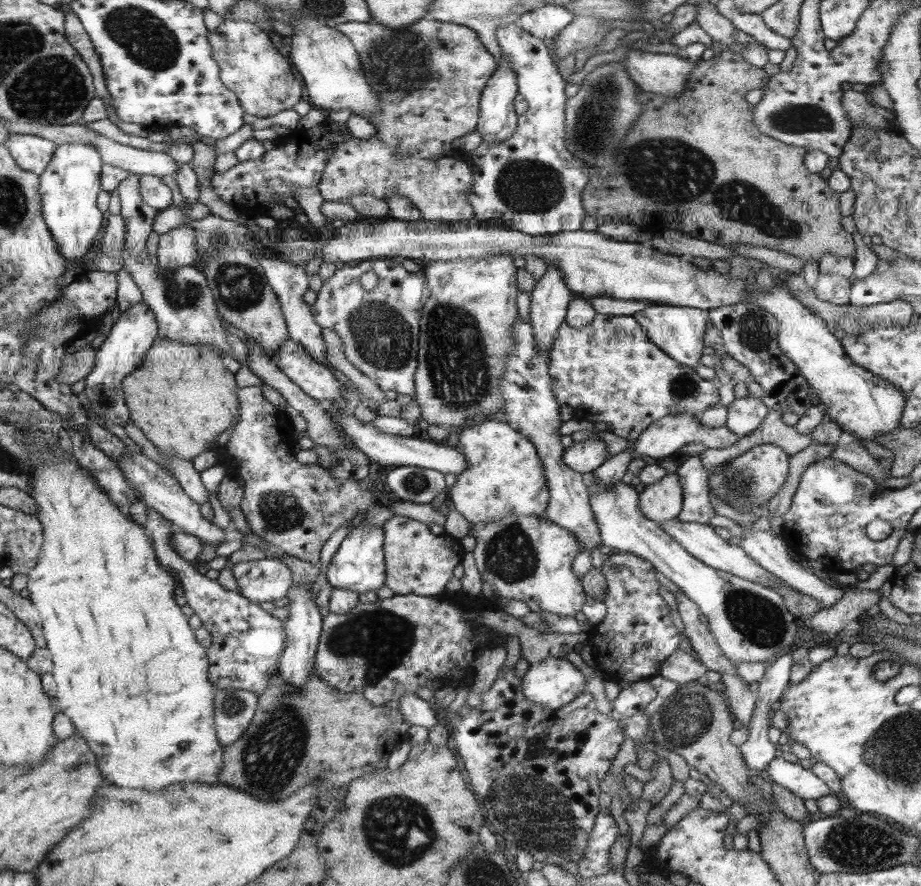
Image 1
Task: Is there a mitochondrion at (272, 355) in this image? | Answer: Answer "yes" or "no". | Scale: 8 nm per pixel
no

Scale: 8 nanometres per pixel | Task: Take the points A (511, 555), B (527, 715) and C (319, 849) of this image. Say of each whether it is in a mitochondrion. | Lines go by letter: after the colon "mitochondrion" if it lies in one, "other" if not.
A: mitochondrion
B: other
C: other

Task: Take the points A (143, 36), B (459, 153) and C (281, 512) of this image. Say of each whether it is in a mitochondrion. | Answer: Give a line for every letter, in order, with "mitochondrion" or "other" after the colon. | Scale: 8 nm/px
A: mitochondrion
B: other
C: mitochondrion

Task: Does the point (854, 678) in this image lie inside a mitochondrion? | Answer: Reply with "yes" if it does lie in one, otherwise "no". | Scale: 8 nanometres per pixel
no

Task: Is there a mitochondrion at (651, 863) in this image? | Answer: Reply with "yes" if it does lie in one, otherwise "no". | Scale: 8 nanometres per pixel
no

